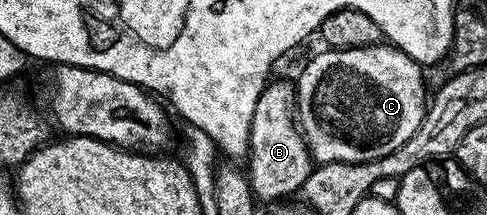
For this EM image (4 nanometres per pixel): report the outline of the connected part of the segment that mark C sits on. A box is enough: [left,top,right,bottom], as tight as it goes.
[297,44,429,163]

